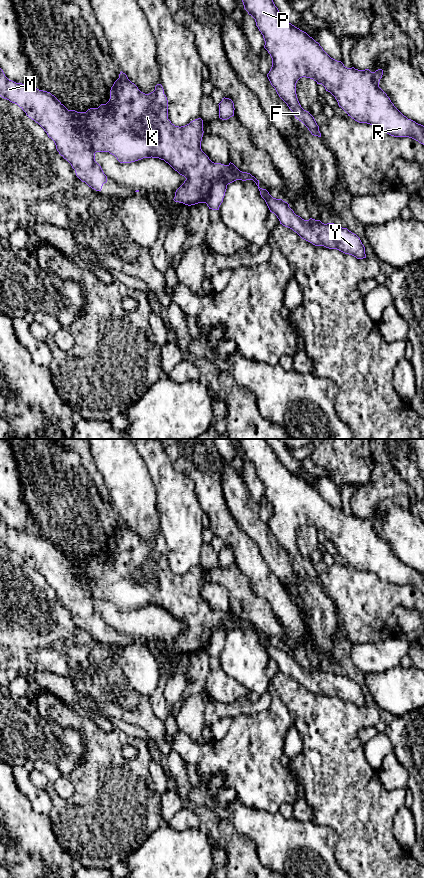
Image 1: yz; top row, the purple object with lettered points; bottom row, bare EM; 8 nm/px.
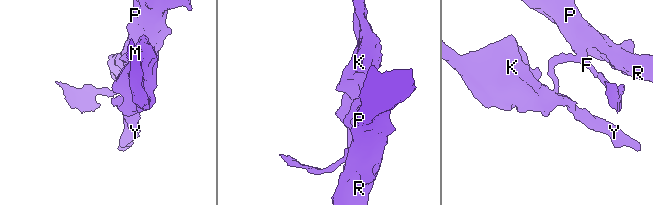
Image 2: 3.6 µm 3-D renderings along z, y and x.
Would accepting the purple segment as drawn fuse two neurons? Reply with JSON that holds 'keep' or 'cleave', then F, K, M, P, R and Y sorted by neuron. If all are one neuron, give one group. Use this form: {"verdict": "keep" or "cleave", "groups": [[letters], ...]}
{"verdict": "cleave", "groups": [["F", "P", "R"], ["K", "M", "Y"]]}

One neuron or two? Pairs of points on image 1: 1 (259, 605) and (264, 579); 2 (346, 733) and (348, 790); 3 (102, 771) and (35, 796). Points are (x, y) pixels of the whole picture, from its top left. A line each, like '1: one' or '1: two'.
1: two
2: one
3: two

